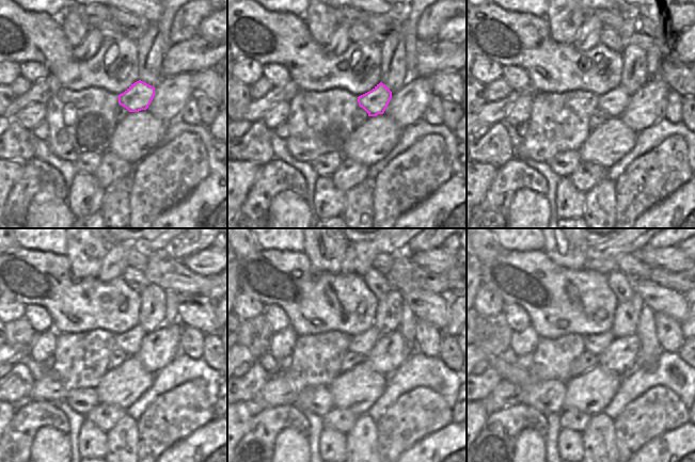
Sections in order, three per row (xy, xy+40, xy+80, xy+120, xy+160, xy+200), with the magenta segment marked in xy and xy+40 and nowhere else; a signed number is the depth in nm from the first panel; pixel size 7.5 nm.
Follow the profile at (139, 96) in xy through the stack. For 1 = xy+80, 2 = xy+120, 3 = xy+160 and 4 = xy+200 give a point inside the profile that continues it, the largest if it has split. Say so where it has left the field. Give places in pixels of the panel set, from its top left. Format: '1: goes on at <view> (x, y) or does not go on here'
1: goes on at xy+80 (614, 102)
2: goes on at xy+120 (129, 341)
3: goes on at xy+160 (362, 344)
4: goes on at xy+200 (596, 344)

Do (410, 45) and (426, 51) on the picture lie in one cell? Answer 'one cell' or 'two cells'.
two cells

